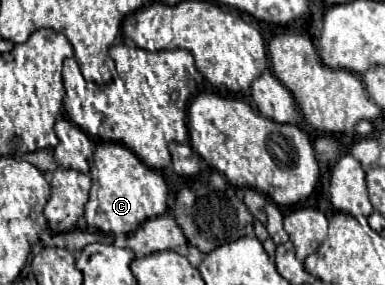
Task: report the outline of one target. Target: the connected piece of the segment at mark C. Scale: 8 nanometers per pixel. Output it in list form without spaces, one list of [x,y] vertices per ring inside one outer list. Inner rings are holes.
[[[103,143],[95,149],[91,167],[93,187],[85,205],[85,221],[91,229],[103,233],[131,233],[143,221],[159,217],[167,211],[167,183],[155,171],[149,169],[133,151],[119,143]]]

